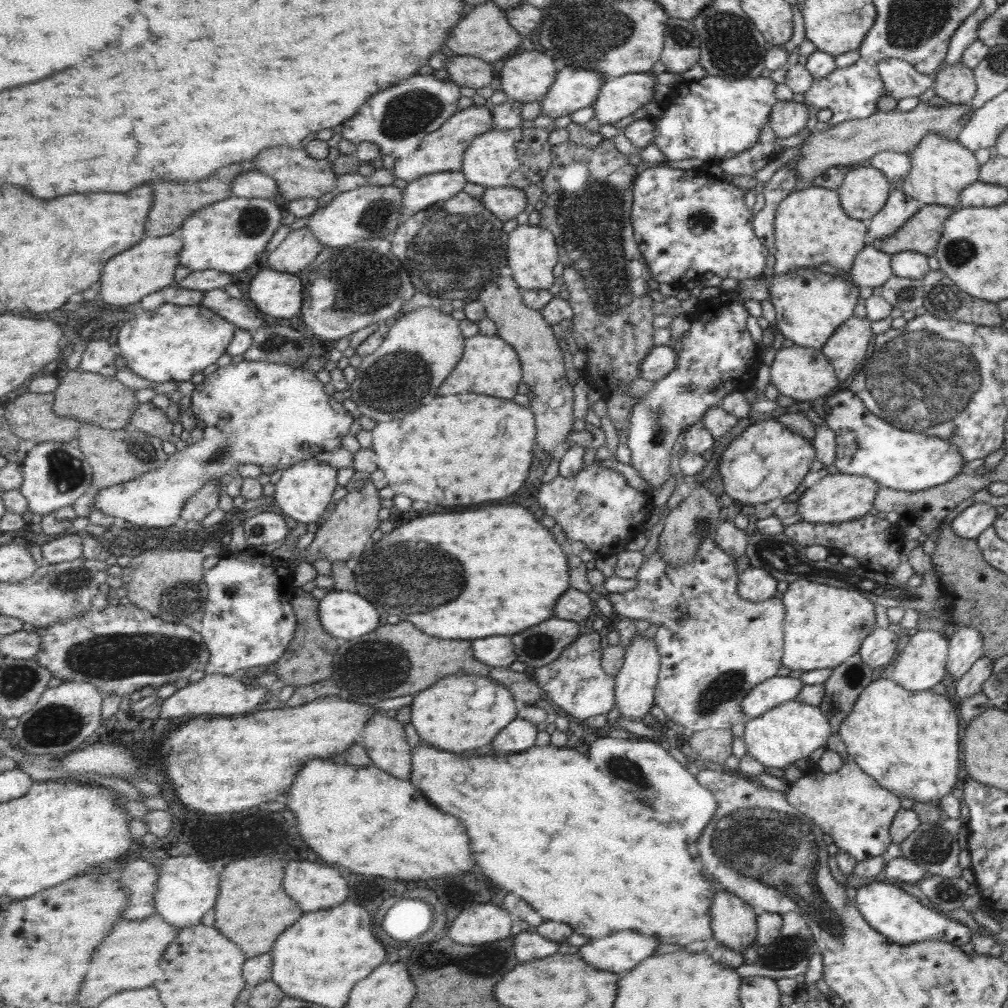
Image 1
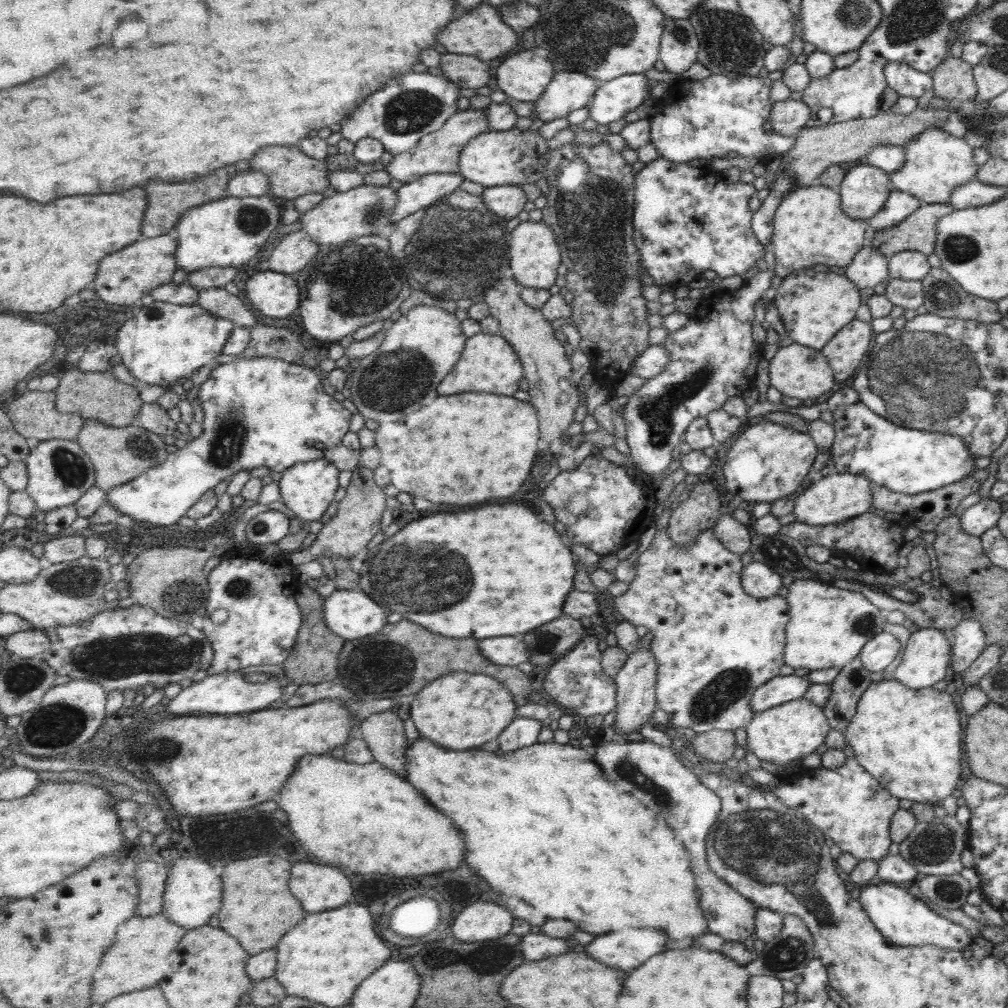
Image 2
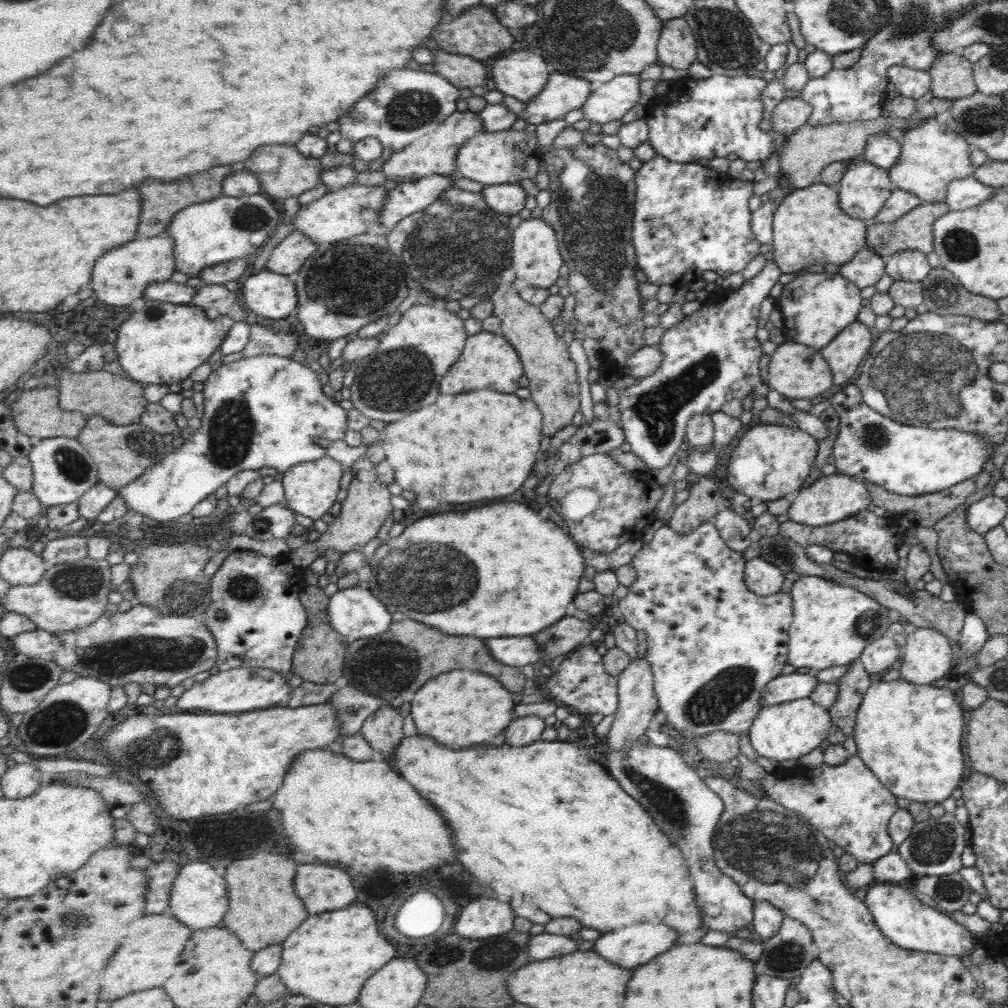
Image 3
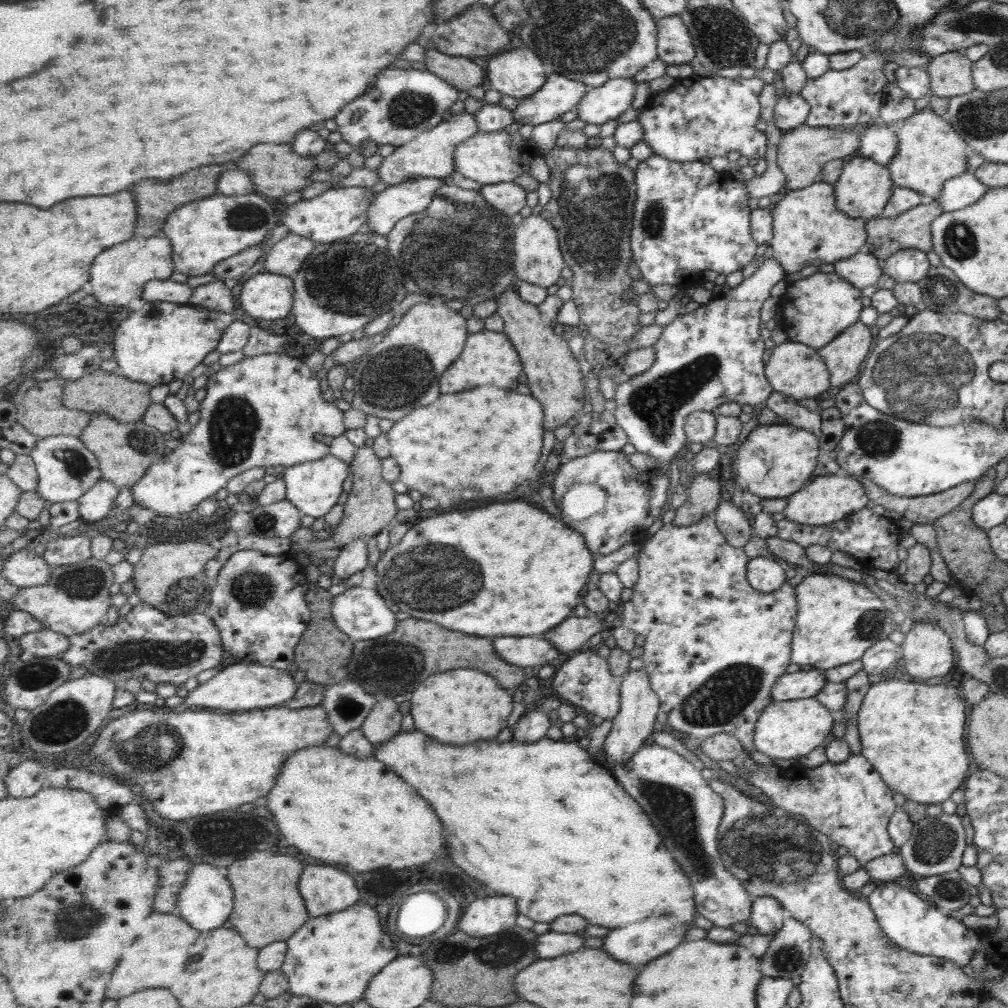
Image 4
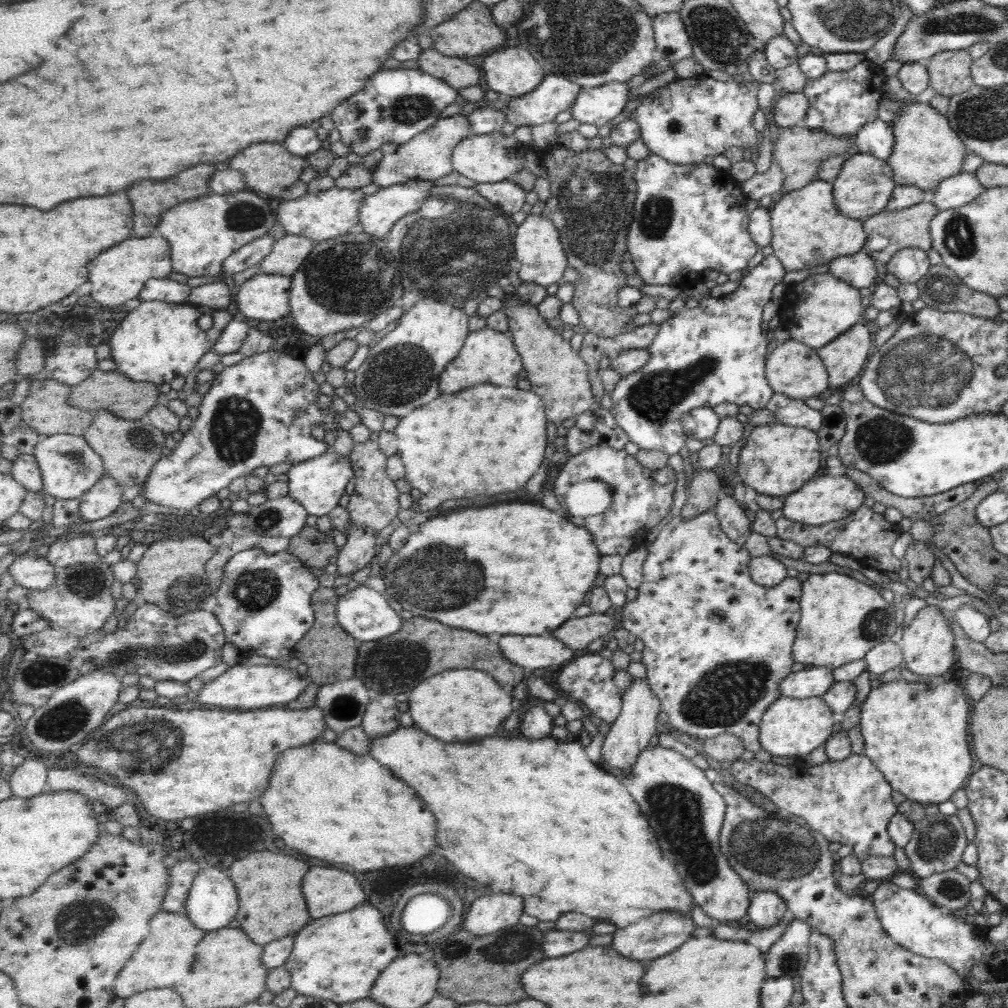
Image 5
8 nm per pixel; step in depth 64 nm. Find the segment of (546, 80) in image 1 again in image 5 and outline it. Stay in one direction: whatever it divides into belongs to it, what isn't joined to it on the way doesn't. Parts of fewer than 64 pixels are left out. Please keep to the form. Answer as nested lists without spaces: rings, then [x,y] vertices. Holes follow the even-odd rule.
[[[511,42],[510,45],[505,46],[498,52],[492,53],[492,56],[487,56],[485,59],[484,71],[486,73],[487,84],[489,88],[500,93],[503,97],[504,95],[509,95],[510,97],[524,96],[534,92],[541,84],[544,82],[544,79],[547,77],[545,68],[540,64],[539,60],[526,48],[522,46],[512,46],[514,42]]]

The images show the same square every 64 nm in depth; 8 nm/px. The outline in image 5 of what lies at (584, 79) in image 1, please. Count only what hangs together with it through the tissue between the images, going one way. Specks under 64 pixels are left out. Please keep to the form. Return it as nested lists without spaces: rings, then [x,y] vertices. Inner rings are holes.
[[[557,74],[547,75],[534,92],[512,97],[504,112],[515,126],[538,126],[554,122],[563,112],[572,110],[585,88]]]

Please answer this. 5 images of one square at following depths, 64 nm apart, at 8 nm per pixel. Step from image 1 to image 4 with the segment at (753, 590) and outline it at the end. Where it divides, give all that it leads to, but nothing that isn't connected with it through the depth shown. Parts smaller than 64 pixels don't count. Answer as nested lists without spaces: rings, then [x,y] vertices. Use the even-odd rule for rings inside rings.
[[[758,556],[748,563],[748,580],[760,592],[772,592],[786,582],[786,567],[770,556]]]

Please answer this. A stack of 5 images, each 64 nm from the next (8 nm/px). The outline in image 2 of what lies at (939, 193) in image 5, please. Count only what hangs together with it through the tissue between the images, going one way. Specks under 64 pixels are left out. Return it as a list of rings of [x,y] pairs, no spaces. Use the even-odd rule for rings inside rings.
[[[974,178],[952,190],[949,205],[953,210],[990,205],[1004,197],[1006,192],[1007,188],[987,185]]]

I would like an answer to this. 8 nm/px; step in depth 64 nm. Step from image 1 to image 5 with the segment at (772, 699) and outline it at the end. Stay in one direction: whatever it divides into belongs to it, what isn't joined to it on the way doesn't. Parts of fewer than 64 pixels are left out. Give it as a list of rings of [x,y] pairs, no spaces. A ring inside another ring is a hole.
[[[813,667],[803,669],[801,672],[788,674],[788,677],[780,682],[780,695],[804,699],[811,697],[822,697],[828,688],[832,688],[834,677],[832,668]]]

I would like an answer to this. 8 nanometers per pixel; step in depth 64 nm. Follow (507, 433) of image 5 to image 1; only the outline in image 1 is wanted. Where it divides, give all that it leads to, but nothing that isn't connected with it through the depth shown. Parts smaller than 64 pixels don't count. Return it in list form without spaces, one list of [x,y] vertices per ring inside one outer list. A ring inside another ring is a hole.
[[[480,394],[438,396],[432,404],[420,408],[404,420],[378,423],[372,430],[373,446],[378,453],[379,468],[390,476],[390,487],[414,500],[430,496],[448,496],[448,506],[470,506],[488,500],[502,500],[516,494],[530,478],[534,450],[539,442],[538,417],[530,406],[512,400]]]

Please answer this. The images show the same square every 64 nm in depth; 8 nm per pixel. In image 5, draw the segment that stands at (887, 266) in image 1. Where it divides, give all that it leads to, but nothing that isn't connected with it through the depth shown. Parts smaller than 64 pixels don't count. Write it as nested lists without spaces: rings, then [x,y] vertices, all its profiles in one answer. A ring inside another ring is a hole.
[[[860,250],[854,255],[837,257],[828,263],[830,276],[851,284],[854,288],[873,288],[882,275],[882,269],[876,268],[866,252]]]

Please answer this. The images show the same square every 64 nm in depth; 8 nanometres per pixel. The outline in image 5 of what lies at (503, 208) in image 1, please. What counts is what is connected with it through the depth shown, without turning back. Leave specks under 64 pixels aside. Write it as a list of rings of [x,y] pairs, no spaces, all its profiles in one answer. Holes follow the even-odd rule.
[[[513,180],[499,183],[479,183],[477,188],[484,197],[499,205],[506,213],[510,212],[510,215],[522,211],[526,204],[528,191]]]

